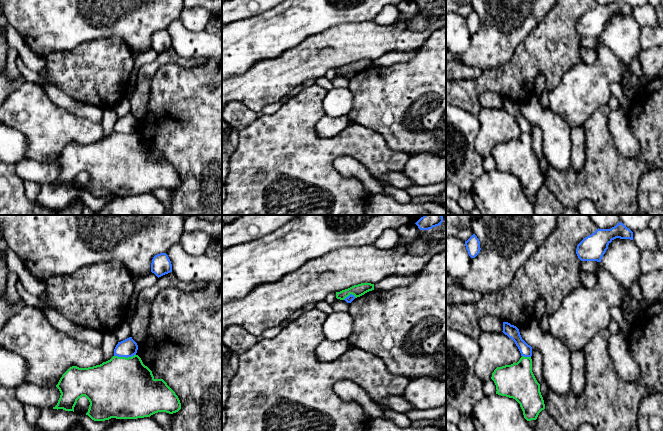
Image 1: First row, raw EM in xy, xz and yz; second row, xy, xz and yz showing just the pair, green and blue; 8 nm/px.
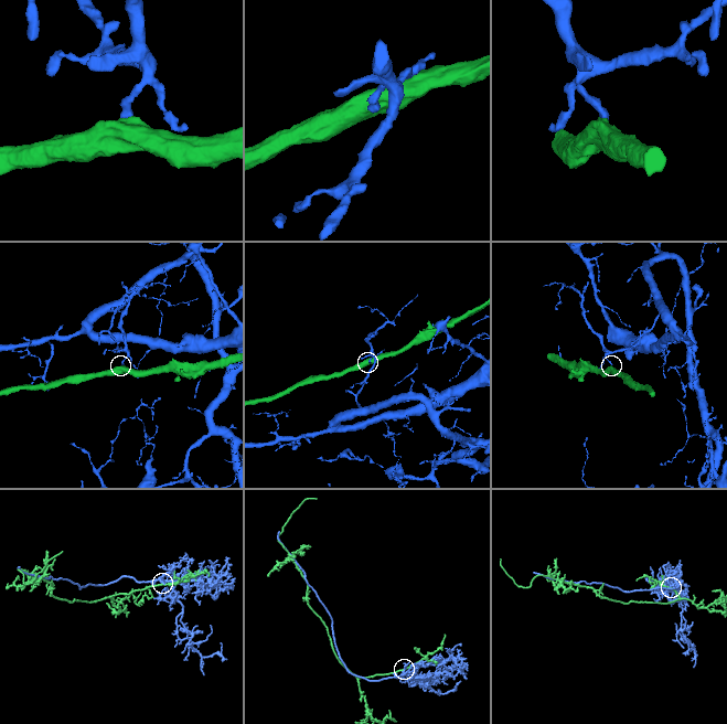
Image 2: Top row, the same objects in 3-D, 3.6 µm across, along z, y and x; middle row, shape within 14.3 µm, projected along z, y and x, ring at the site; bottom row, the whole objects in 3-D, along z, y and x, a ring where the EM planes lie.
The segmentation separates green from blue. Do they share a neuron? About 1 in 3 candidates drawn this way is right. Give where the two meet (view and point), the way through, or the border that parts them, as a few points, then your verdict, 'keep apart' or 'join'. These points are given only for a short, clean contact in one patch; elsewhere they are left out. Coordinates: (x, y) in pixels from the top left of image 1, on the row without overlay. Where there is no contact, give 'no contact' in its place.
contact xy (124, 133); border xy (135, 130), (129, 133), (114, 132); keep apart

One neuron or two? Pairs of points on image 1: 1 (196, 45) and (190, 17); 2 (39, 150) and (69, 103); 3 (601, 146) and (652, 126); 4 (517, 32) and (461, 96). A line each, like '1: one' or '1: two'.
1: two
2: two
3: one
4: two

